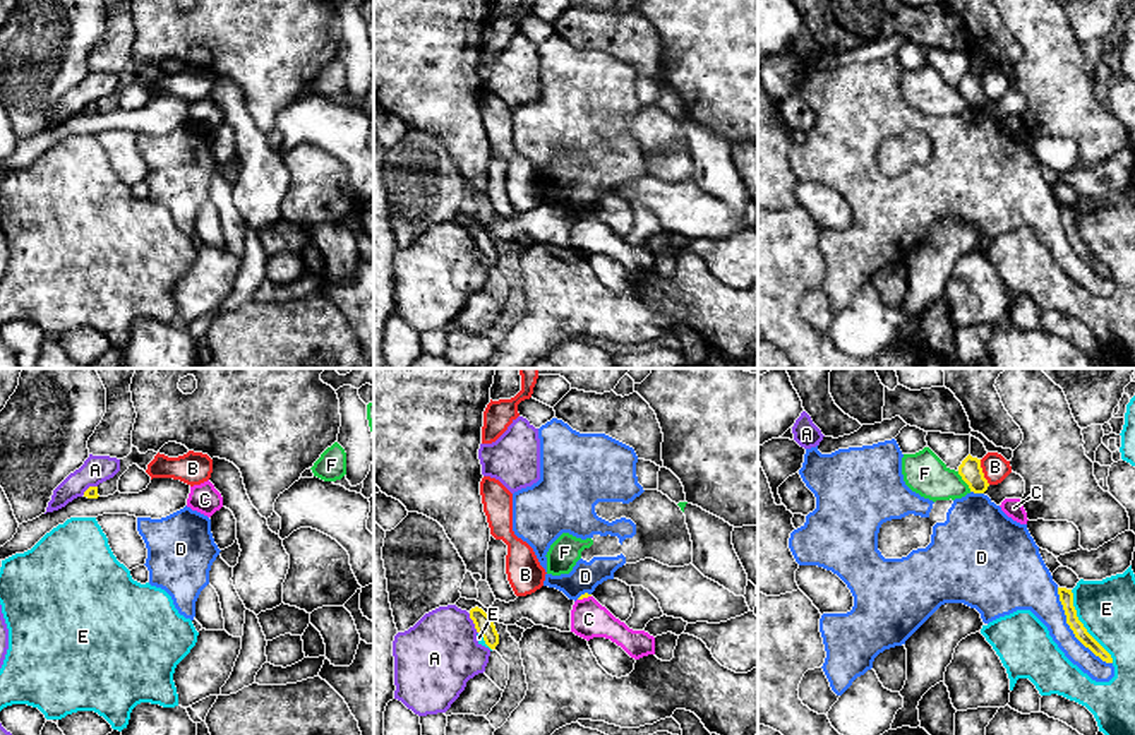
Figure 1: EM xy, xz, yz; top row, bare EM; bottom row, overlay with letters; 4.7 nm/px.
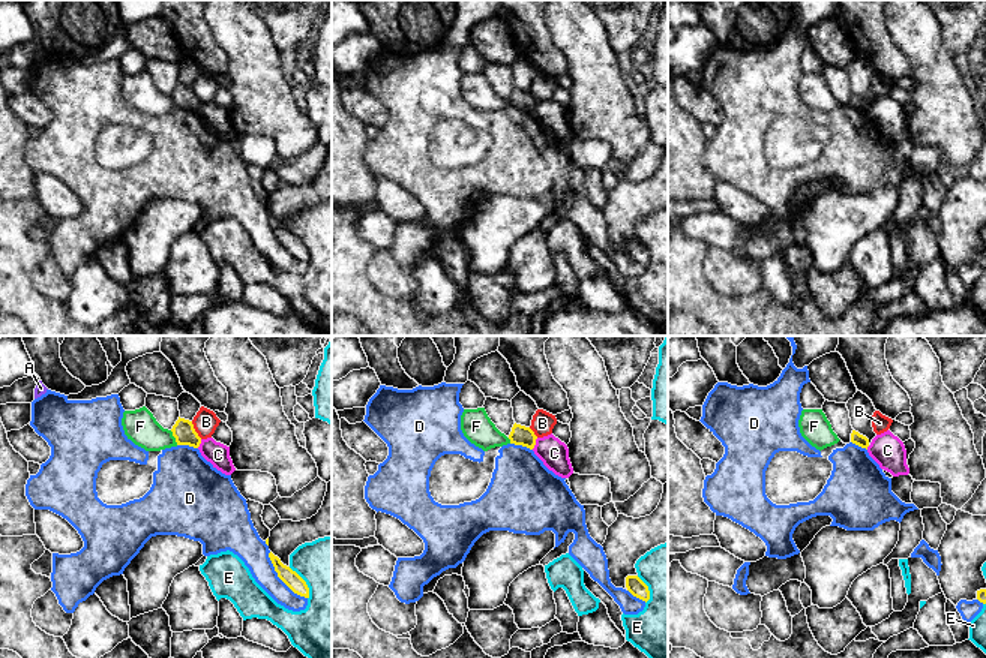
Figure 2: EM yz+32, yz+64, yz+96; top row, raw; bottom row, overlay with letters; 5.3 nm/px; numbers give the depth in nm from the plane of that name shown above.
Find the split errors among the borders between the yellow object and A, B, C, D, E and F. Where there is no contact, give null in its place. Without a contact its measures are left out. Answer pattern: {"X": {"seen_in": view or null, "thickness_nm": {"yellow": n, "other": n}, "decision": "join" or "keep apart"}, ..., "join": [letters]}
{"A": {"seen_in": "xz", "thickness_nm": {"yellow": 90, "other": 360}, "decision": "keep apart"}, "B": {"seen_in": "yz", "thickness_nm": {"yellow": 110, "other": 120}, "decision": "keep apart"}, "C": {"seen_in": "xz", "thickness_nm": {"yellow": 20, "other": 180}, "decision": "keep apart"}, "D": {"seen_in": "yz", "thickness_nm": {"yellow": 70, "other": 190}, "decision": "keep apart"}, "E": {"seen_in": "yz", "thickness_nm": {"yellow": 70, "other": 260}, "decision": "keep apart"}, "F": {"seen_in": "yz", "thickness_nm": {"yellow": 110, "other": 200}, "decision": "keep apart"}, "join": []}

